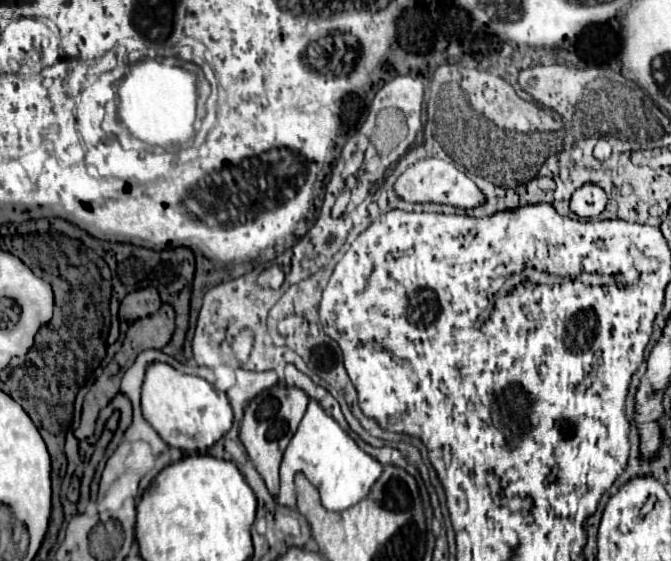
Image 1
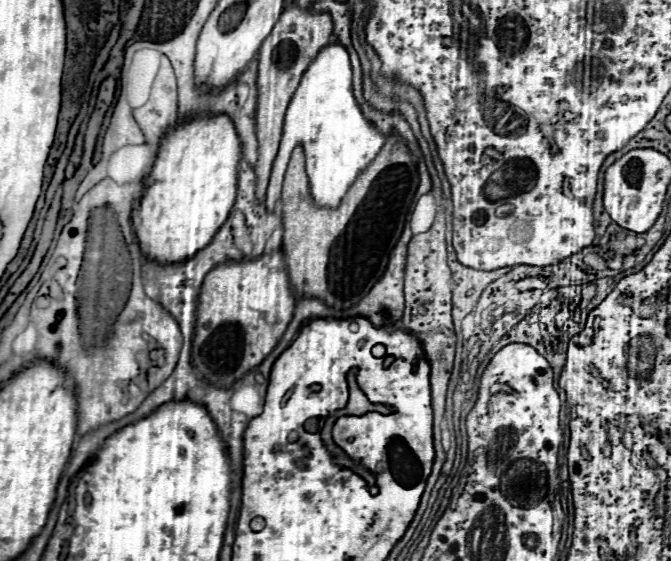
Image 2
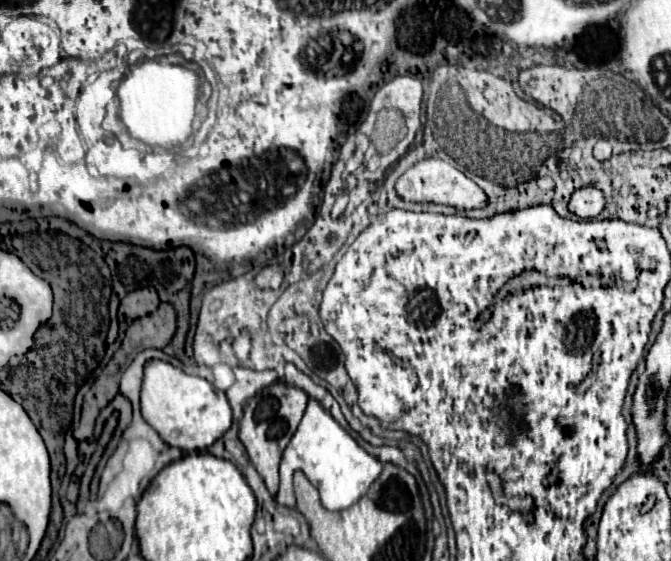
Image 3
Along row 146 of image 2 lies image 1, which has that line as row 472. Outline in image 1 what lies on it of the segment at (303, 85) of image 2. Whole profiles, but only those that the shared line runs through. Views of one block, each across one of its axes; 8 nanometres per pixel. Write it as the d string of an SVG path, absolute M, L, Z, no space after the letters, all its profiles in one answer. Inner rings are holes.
M316 400L308 402L306 414L292 436L288 448L284 450L284 458L280 464L280 492L276 502L288 508L296 506L296 492L294 492L294 474L304 472L304 476L316 486L322 498L322 506L332 512L342 512L362 498L368 496L372 484L382 474L382 464L366 454L340 424L320 408Z

